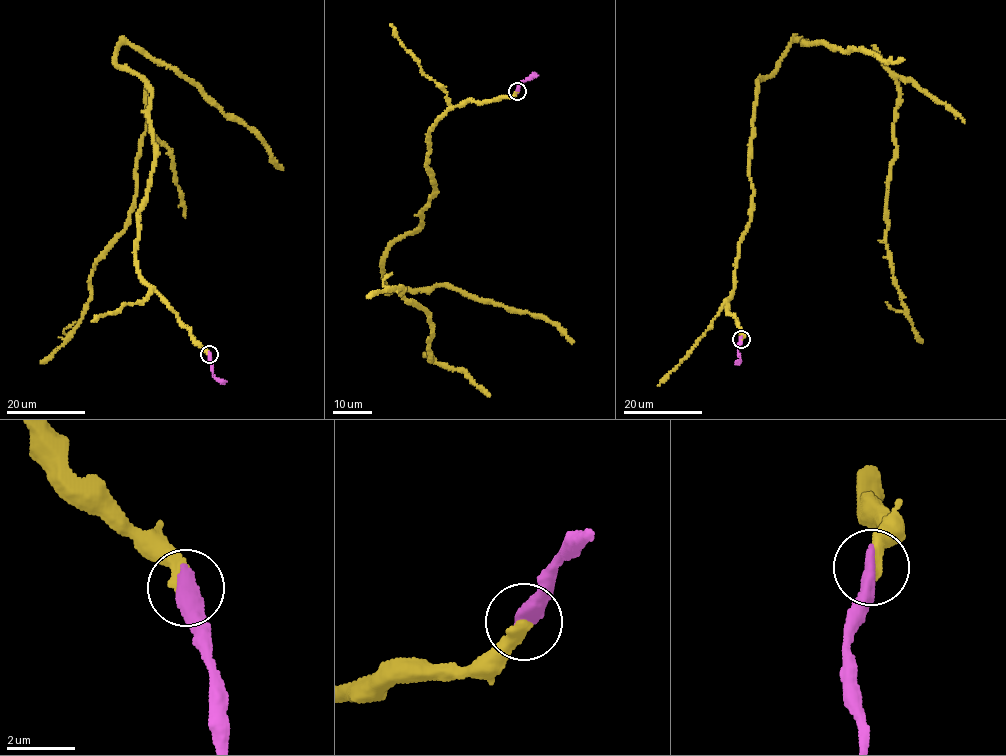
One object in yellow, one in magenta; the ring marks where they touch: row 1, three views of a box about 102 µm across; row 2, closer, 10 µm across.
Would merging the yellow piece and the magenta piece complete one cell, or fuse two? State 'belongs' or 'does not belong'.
belongs

